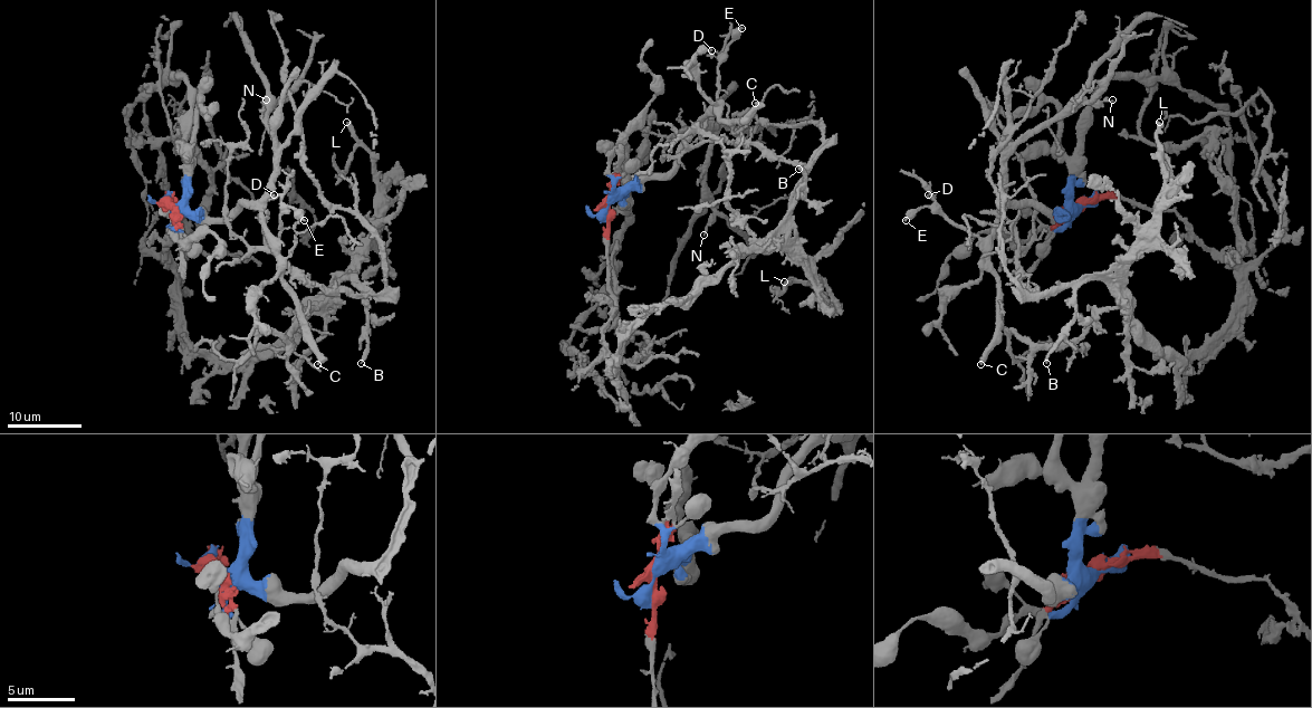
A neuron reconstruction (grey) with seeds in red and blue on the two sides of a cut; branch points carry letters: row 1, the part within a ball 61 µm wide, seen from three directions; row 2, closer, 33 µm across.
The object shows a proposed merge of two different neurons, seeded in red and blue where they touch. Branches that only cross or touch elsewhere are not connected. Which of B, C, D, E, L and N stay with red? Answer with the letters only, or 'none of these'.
B, L

